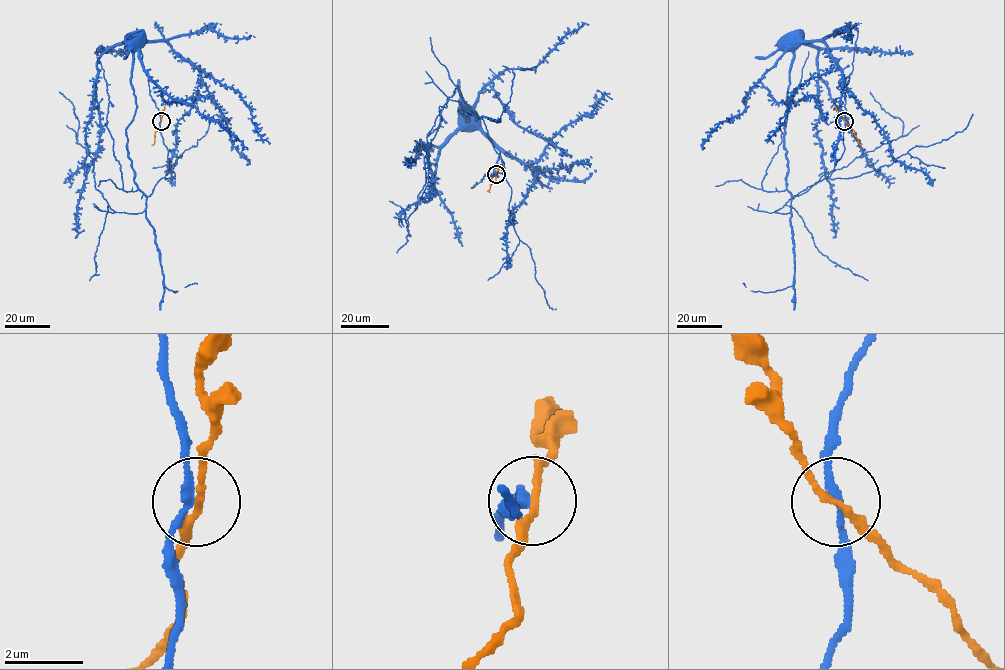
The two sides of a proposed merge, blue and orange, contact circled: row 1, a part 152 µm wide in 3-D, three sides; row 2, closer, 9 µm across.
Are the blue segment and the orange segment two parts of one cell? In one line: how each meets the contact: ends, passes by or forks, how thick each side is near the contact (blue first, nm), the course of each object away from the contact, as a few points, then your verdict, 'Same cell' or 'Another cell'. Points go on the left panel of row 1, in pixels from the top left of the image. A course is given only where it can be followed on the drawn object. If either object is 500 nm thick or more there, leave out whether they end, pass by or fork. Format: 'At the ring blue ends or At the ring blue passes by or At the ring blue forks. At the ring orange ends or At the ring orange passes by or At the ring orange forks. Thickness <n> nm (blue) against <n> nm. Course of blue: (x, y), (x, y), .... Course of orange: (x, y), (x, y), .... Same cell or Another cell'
At the ring blue passes by. At the ring orange passes by. Thickness 200 nm (blue) against 180 nm. Course of blue: (161, 121), (167, 172), (148, 196), (134, 181), (127, 146), (136, 108), (126, 45), (132, 43). Course of orange: (161, 121), (154, 133), (154, 143). Another cell

